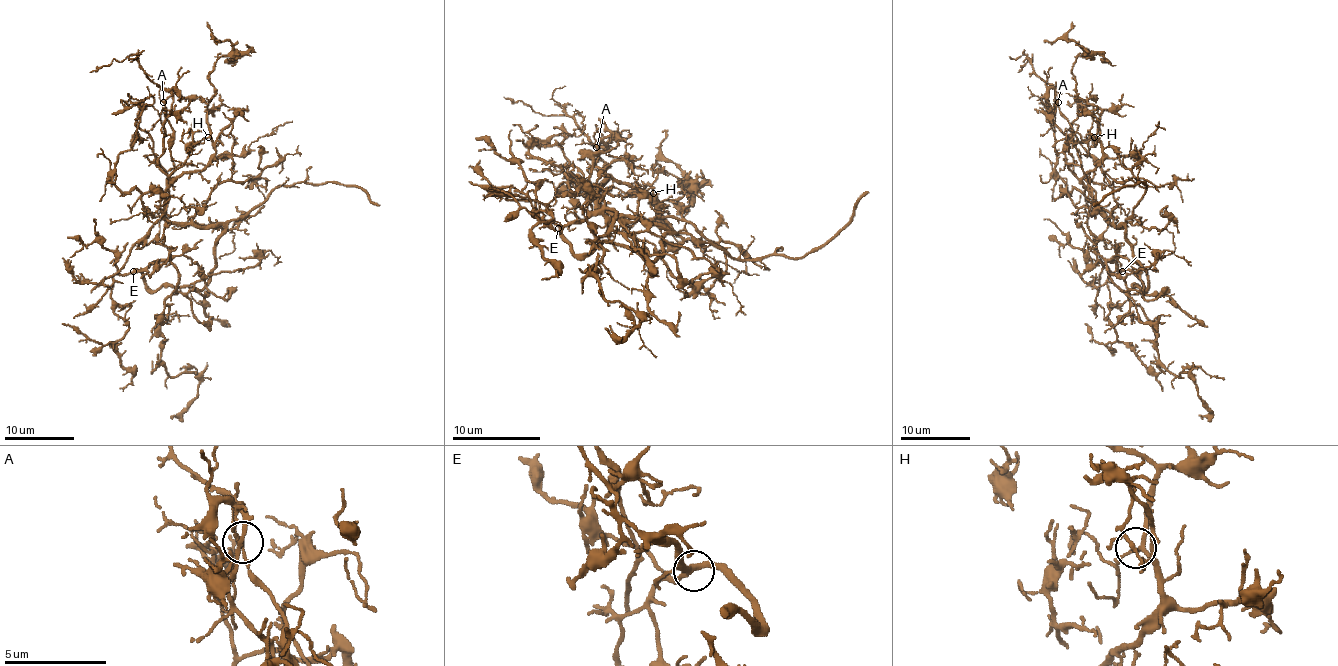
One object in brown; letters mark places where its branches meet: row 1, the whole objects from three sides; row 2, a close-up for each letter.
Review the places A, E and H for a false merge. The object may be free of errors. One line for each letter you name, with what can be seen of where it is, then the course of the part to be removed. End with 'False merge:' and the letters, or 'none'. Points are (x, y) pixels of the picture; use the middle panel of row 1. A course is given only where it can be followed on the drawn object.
A: Place: (596, 147). Course of the part to remove: (595, 147), (609, 167), (604, 171), (609, 178), (602, 184), (604, 191), (582, 184), (547, 204), (505, 197)
False merge: A

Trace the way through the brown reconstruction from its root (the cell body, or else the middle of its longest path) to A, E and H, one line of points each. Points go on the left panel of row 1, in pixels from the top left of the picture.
A: (159, 221), (168, 193), (168, 177), (173, 172), (170, 156), (173, 128), (166, 118), (163, 102)
E: (159, 221), (159, 238), (170, 255), (133, 271)
H: (159, 221), (168, 184), (178, 175), (199, 172), (215, 153), (215, 144), (208, 137)

